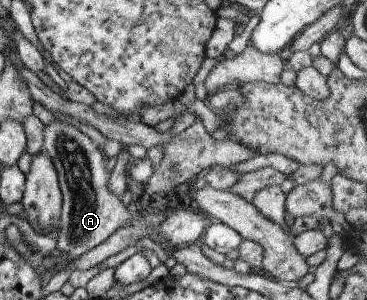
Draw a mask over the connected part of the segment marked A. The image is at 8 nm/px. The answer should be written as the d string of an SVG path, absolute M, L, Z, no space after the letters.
M55 120L42 129L42 153L50 158L56 170L59 189L61 190L61 217L57 223L56 249L68 255L67 261L80 257L100 245L111 233L126 223L132 223L145 211L141 207L132 217L130 211L119 197L108 191L108 171L106 157L85 134L65 121Z

